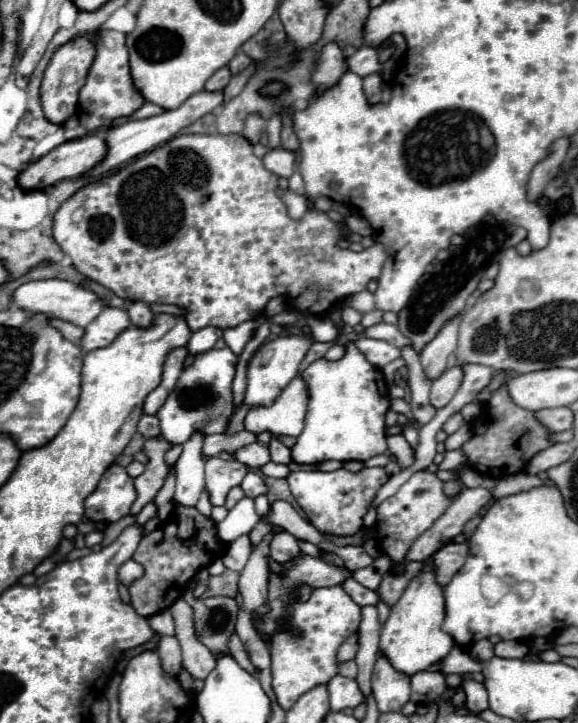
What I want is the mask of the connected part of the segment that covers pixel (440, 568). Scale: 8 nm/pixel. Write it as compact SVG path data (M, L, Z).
M450 543L446 547L442 547L440 551L436 551L432 555L434 563L436 563L436 581L440 585L448 585L450 579L458 573L458 569L464 565L468 555L468 545L462 543Z

